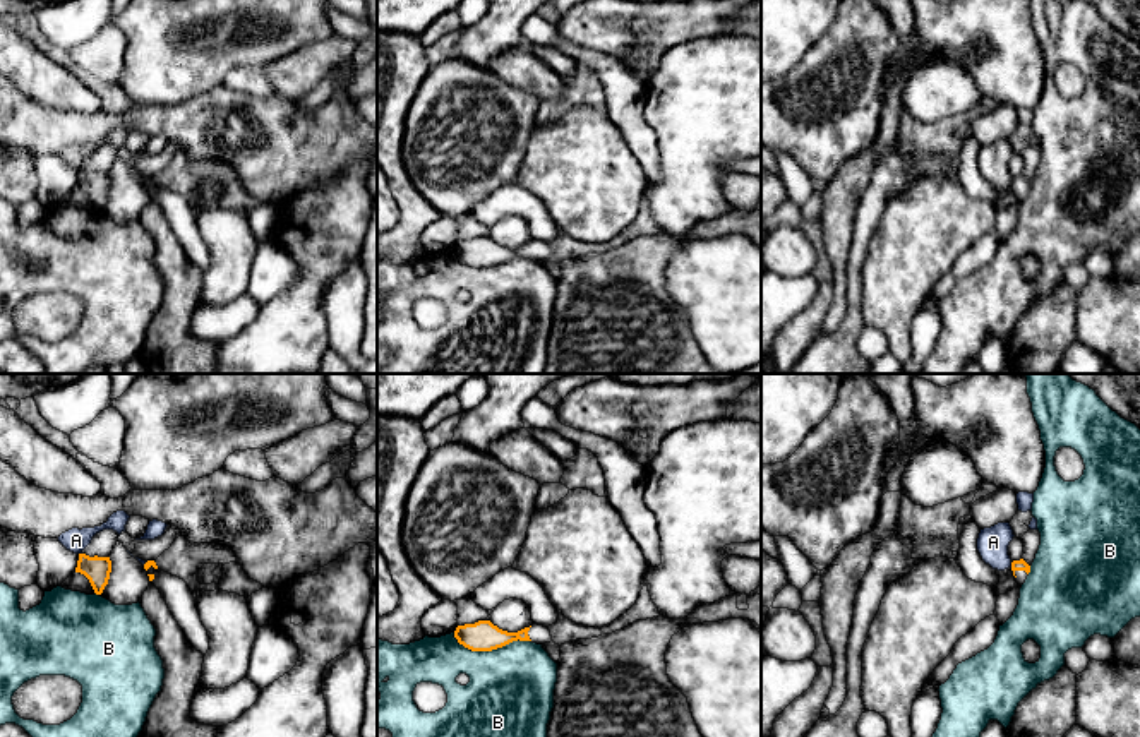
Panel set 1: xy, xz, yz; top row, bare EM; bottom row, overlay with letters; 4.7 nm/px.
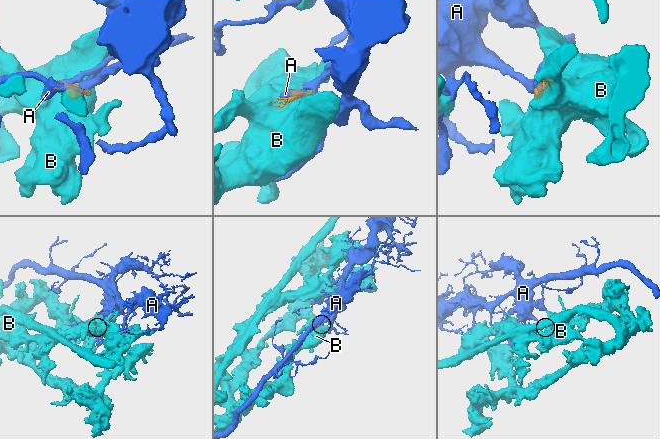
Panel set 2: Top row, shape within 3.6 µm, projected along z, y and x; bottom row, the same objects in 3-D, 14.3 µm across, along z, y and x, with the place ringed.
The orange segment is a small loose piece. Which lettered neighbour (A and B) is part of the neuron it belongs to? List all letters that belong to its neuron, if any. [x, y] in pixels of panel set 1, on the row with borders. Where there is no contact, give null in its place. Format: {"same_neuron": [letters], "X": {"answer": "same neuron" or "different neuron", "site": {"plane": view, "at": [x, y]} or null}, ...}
{"same_neuron": [], "A": {"answer": "different neuron", "site": {"plane": "yz", "at": [1012, 564]}}, "B": {"answer": "different neuron", "site": {"plane": "xz", "at": [491, 650]}}}

